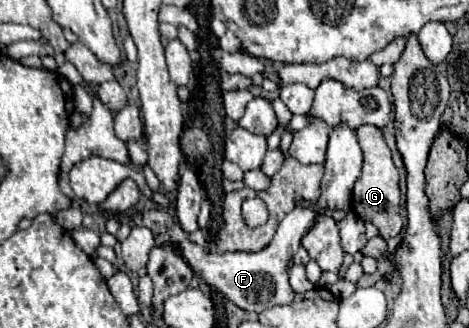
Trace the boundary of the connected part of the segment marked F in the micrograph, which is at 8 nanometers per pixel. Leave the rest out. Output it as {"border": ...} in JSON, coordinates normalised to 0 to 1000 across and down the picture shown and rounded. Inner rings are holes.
{"border":[[[328,628],[303,646],[230,646],[230,640],[213,640],[222,665],[243,665],[256,683],[273,683],[273,689],[311,689],[324,701],[333,744],[350,750],[350,744],[367,744],[384,780],[401,799],[401,811],[409,817],[409,829],[418,841],[426,841],[431,854],[443,860],[443,872],[461,890],[473,890],[486,915],[495,915],[503,933],[512,933],[516,945],[529,951],[559,951],[567,939],[593,933],[593,927],[614,927],[627,909],[627,884],[614,866],[614,823],[623,811],[623,780],[631,774],[631,762],[640,756],[640,726],[652,713],[652,695],[661,695],[661,683],[670,683],[670,659],[678,646],[661,640],[661,634],[627,634],[593,689],[584,732],[576,738],[571,756],[554,762],[554,768],[439,768],[431,762],[431,750],[414,744],[401,713],[384,695],[380,671],[371,665],[371,652],[362,652],[354,634],[345,628]]]}

